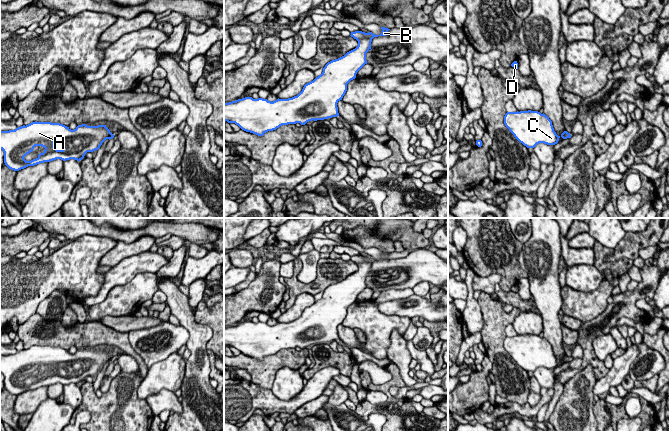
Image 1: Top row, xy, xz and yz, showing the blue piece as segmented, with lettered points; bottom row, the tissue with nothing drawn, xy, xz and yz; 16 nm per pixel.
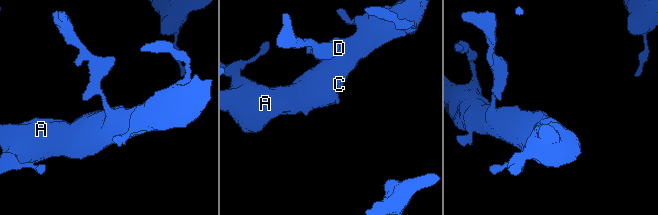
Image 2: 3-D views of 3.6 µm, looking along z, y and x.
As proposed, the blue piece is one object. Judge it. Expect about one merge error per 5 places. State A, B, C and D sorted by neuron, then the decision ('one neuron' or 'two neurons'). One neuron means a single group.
groups A B C D; one neuron

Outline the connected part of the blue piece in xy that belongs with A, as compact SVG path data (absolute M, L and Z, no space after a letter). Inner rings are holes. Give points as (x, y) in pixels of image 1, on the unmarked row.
M32 346L23 349L15 354L0 355L0 373L4 376L5 389L14 395L19 395L28 390L34 390L44 386L50 386L56 383L63 385L74 383L80 385L87 376L98 374L106 363L112 363L114 359L106 351L106 349L87 350L86 348L78 349L74 354L60 347L51 346ZM58 364L63 368L62 374L57 374L54 366ZM35 370L45 372L36 383L26 385L24 381L33 375Z

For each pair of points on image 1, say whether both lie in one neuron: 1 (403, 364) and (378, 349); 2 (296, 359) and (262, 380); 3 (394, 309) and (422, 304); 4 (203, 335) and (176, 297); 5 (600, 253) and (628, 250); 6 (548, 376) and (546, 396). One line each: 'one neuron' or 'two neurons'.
1: two neurons
2: one neuron
3: one neuron
4: one neuron
5: two neurons
6: two neurons

